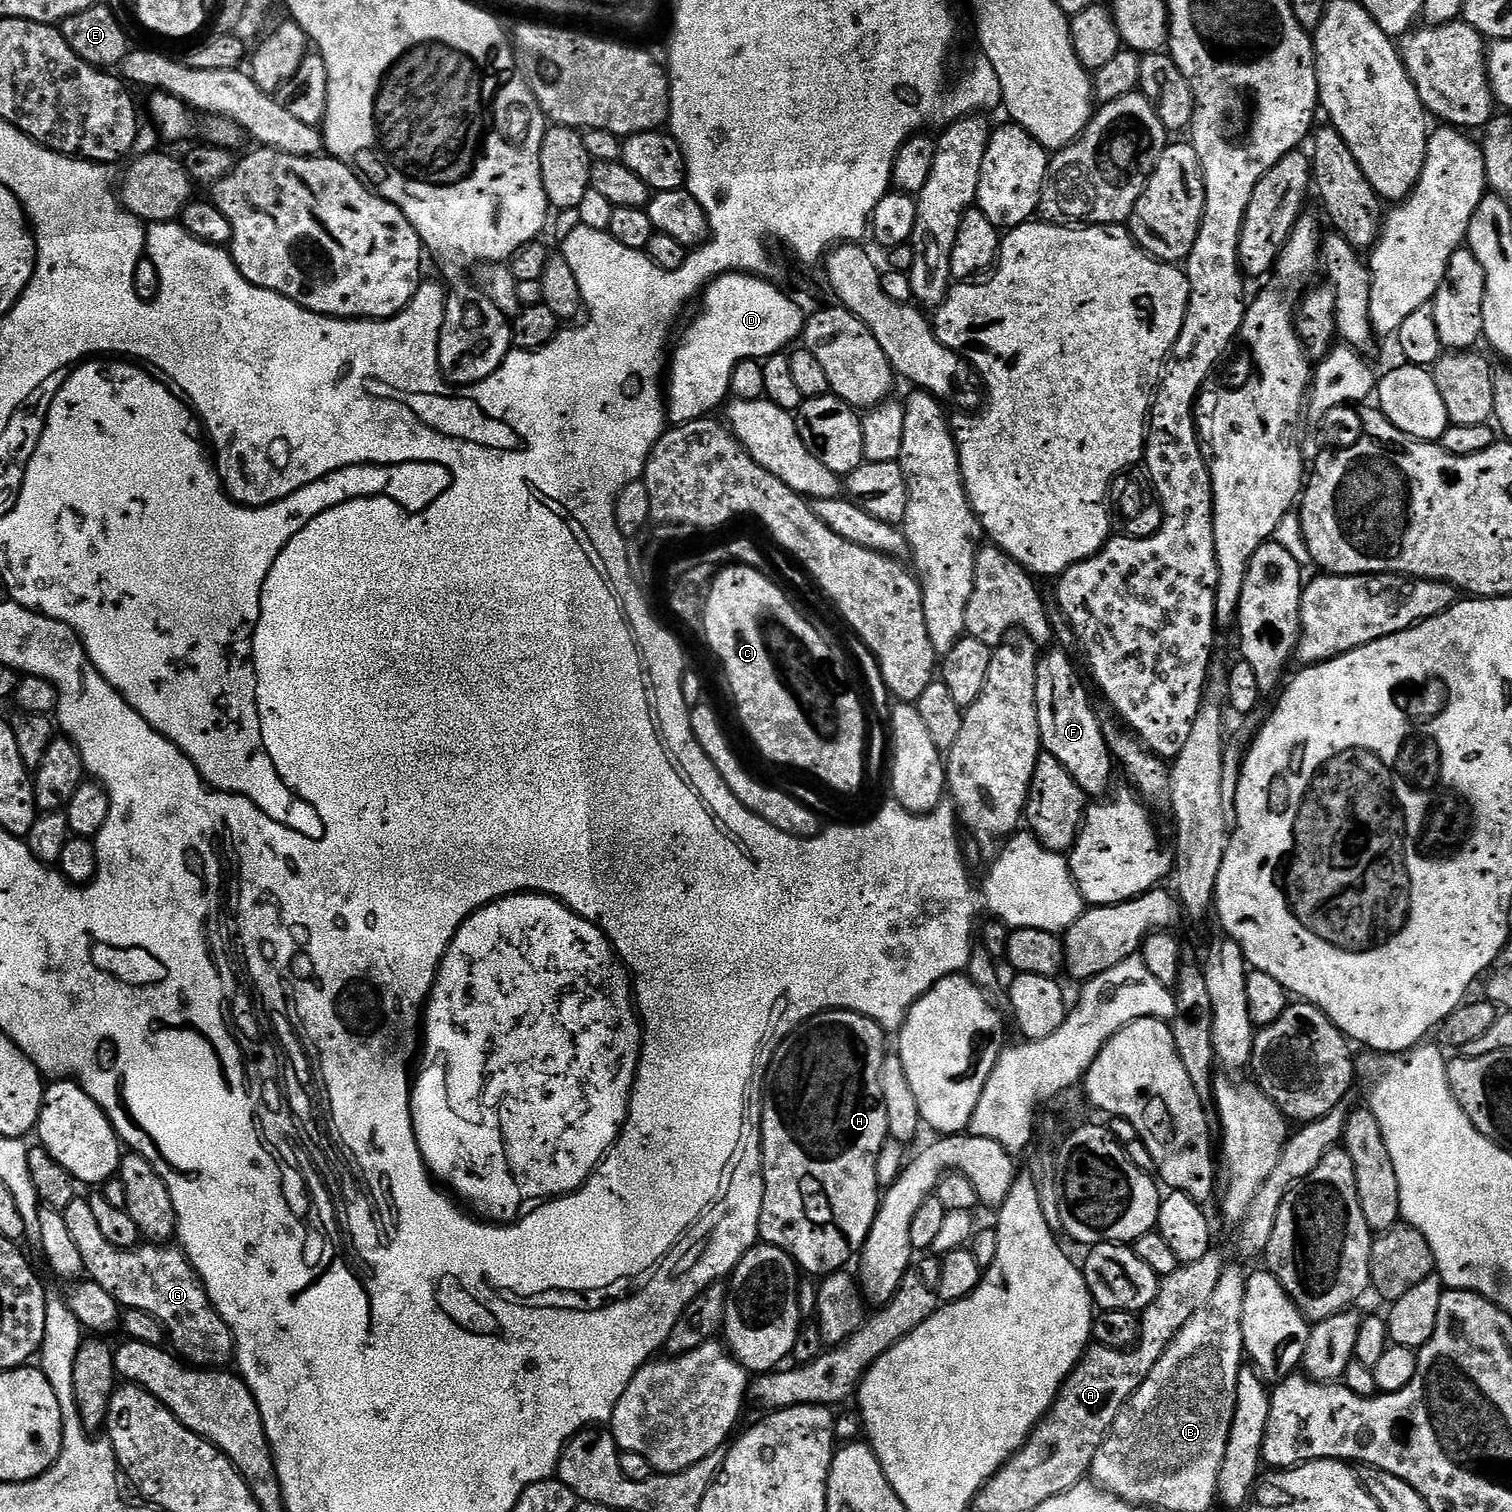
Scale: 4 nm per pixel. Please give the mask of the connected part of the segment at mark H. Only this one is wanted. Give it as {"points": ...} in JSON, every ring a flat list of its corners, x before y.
{"points":[[829,1010,819,1012,809,1018,805,1024,795,1028,782,1043,776,1047,776,1053,767,1061,766,1071,762,1076,762,1111,760,1114,760,1150,762,1153,762,1171,764,1174,764,1197,762,1198,762,1214,760,1215,759,1239,765,1244,780,1248,794,1261,801,1273,812,1278,825,1278,834,1272,847,1269,848,1263,861,1251,871,1224,879,1210,882,1189,878,1182,878,1154,882,1146,890,1139,886,1122,886,1102,882,1098,882,1066,886,1049,884,1049,886,1033,870,1018,857,1012,841,1012]]}

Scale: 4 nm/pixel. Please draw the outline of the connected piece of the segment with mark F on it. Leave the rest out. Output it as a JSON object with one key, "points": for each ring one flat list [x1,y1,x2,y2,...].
{"points":[[1060,646,1049,647,1045,651,1048,653,1045,656,1043,653,1036,662,1036,709,1040,746,1043,751,1054,754,1054,758,1058,758,1058,762,1070,770,1070,778,1078,782,1085,797,1100,798,1109,791,1108,783,1112,780,1112,751,1108,749,1104,737,1102,720,1096,717,1092,700,1088,697,1071,658,1063,651,1067,652]]}

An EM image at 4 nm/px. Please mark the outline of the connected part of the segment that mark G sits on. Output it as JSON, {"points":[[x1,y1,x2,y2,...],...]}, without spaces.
{"points":[[84,1198,70,1202,70,1206,66,1206,63,1214,66,1218,66,1226,70,1230,70,1238,74,1238,74,1243,78,1245,78,1250,82,1254,84,1271,91,1283,102,1286,102,1290,106,1290,106,1294,113,1296,121,1309,133,1308,153,1316,163,1327,170,1341,171,1351,181,1361,205,1370,220,1370,233,1363,236,1344,232,1341,230,1326,216,1313,216,1307,212,1305,203,1282,200,1281,195,1268,179,1247,157,1246,151,1242,141,1243,132,1250,110,1246,110,1242,106,1242,106,1238,102,1238,102,1234,98,1231,98,1222,94,1222,94,1214,90,1210,87,1199]]}

